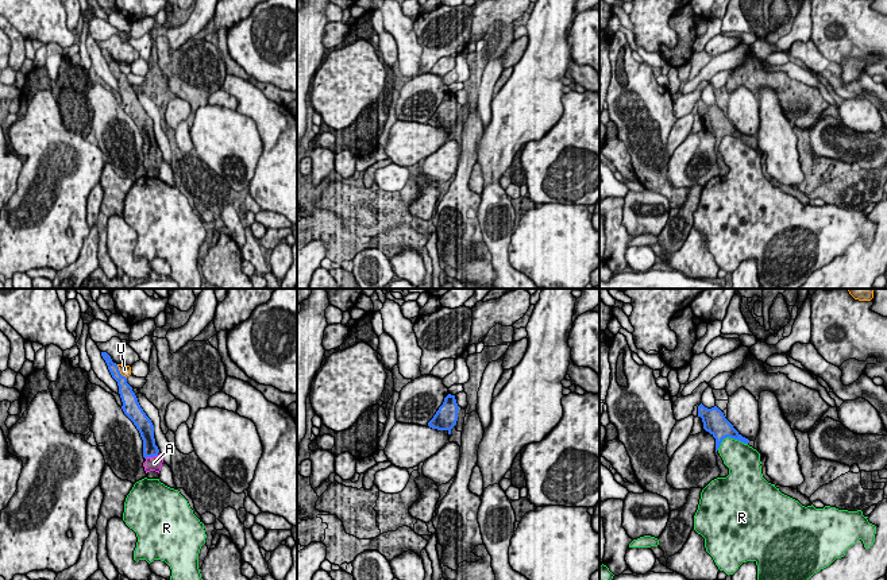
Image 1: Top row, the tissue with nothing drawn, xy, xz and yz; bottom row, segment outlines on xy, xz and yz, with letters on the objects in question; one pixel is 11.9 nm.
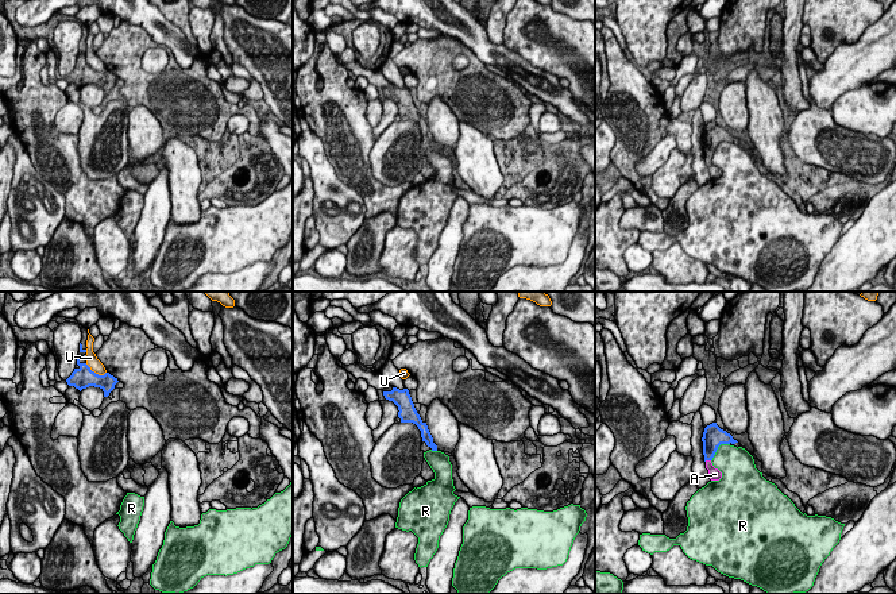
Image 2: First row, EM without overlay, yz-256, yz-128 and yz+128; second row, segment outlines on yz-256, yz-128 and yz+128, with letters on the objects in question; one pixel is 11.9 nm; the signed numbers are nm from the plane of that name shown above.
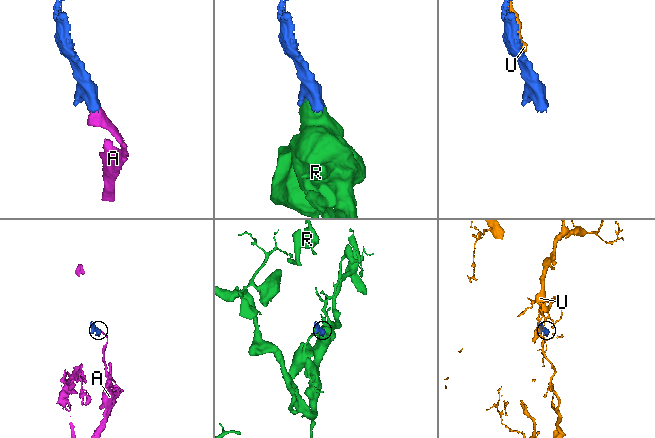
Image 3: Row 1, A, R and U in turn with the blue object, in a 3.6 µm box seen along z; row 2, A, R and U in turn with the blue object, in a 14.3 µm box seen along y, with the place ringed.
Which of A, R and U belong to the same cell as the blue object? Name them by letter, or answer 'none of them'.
A

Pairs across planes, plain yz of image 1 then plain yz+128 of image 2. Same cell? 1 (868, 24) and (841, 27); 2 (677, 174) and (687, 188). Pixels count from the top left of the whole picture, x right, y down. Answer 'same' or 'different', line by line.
1: same
2: different

